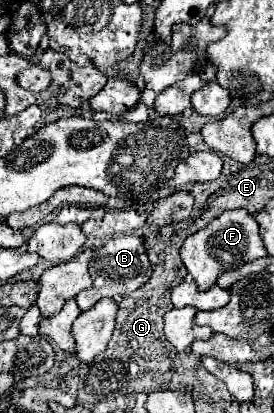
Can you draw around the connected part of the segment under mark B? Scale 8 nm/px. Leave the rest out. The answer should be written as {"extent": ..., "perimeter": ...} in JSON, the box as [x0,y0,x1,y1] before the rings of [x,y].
{"extent":[76,236,152,310],"perimeter":[[[118,236],[108,240],[100,250],[94,252],[88,272],[94,280],[92,288],[80,292],[76,296],[76,302],[80,306],[80,310],[90,310],[100,298],[104,296],[126,296],[130,292],[134,292],[136,288],[140,288],[142,284],[146,284],[152,276],[152,264],[146,256],[146,248],[144,248],[144,240],[136,238],[136,236]]]}

